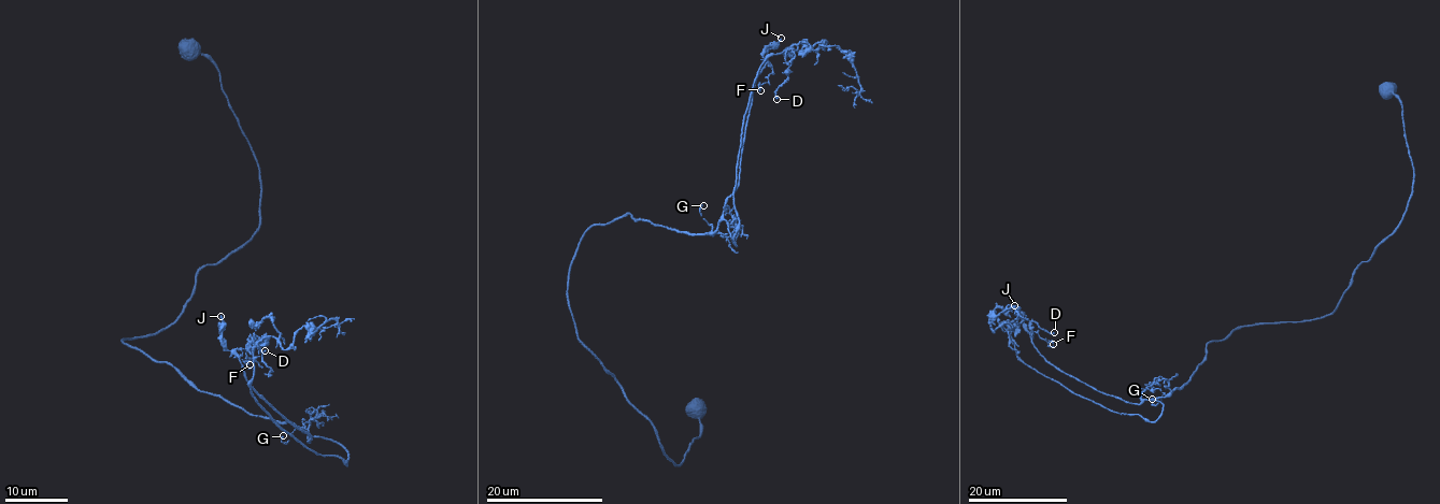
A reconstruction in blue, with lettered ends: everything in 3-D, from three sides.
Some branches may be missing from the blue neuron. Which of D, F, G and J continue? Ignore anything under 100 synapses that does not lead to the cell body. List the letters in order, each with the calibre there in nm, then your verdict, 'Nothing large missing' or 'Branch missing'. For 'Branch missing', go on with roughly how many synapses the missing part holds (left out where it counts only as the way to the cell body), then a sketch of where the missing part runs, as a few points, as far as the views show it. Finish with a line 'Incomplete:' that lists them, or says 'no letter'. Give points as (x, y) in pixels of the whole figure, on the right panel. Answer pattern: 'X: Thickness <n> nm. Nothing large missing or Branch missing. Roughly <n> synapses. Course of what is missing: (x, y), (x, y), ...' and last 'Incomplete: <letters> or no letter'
D: Thickness 180 nm. Nothing large missing
F: Thickness 170 nm. Nothing large missing
G: Thickness 140 nm. Nothing large missing
J: Thickness 170 nm. Nothing large missing
Incomplete: no letter

